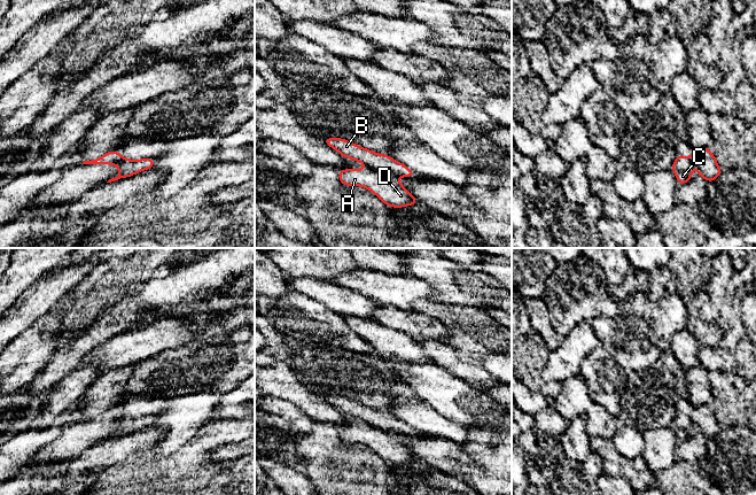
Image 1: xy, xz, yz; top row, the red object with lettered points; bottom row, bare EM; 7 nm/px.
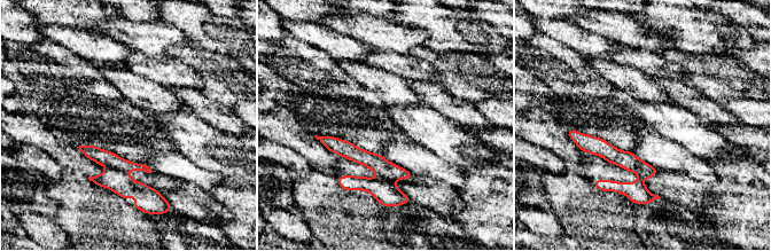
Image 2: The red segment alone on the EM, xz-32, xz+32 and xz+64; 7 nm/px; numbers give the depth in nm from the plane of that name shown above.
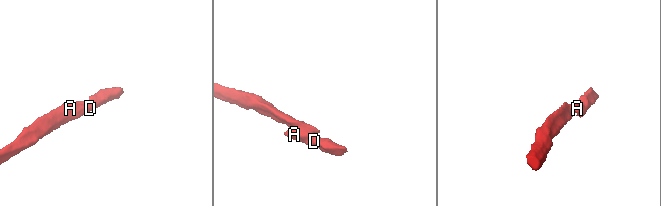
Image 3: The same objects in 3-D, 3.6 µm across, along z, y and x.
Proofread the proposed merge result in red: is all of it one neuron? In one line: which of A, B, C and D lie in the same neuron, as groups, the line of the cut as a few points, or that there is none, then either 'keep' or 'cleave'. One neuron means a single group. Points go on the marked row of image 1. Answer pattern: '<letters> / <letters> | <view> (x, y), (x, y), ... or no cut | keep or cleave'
A D / B C | xz (366, 165), (397, 177) | cleave

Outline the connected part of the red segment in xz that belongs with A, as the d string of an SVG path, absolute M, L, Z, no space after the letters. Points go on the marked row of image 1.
M368 167L360 170L340 170L338 179L342 185L361 186L369 190L389 207L402 208L418 203L418 200L398 181L398 177Z

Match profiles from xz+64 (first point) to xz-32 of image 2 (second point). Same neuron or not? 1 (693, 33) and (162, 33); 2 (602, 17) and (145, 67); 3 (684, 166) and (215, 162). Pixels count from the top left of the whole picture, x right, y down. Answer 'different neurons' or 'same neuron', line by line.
1: different neurons
2: different neurons
3: different neurons

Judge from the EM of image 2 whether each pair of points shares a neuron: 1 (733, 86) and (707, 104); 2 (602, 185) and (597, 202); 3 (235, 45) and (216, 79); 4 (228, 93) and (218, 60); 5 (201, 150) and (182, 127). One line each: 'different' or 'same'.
1: different
2: different
3: different
4: same
5: same

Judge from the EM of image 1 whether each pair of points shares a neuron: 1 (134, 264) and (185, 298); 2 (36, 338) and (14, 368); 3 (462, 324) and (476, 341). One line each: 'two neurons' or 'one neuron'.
1: two neurons
2: one neuron
3: one neuron

